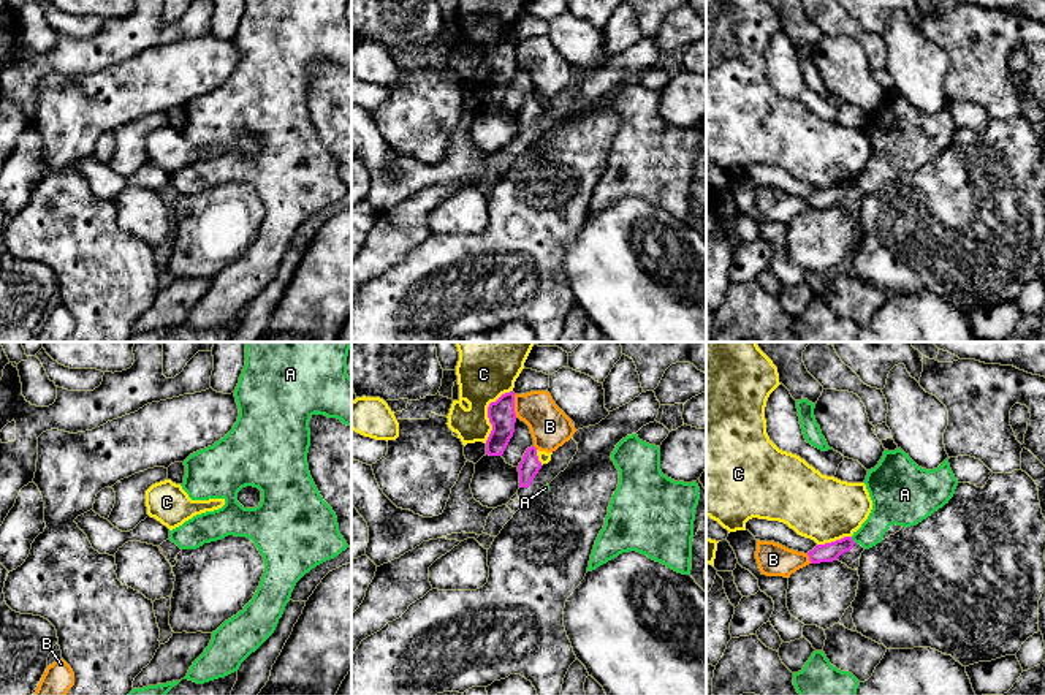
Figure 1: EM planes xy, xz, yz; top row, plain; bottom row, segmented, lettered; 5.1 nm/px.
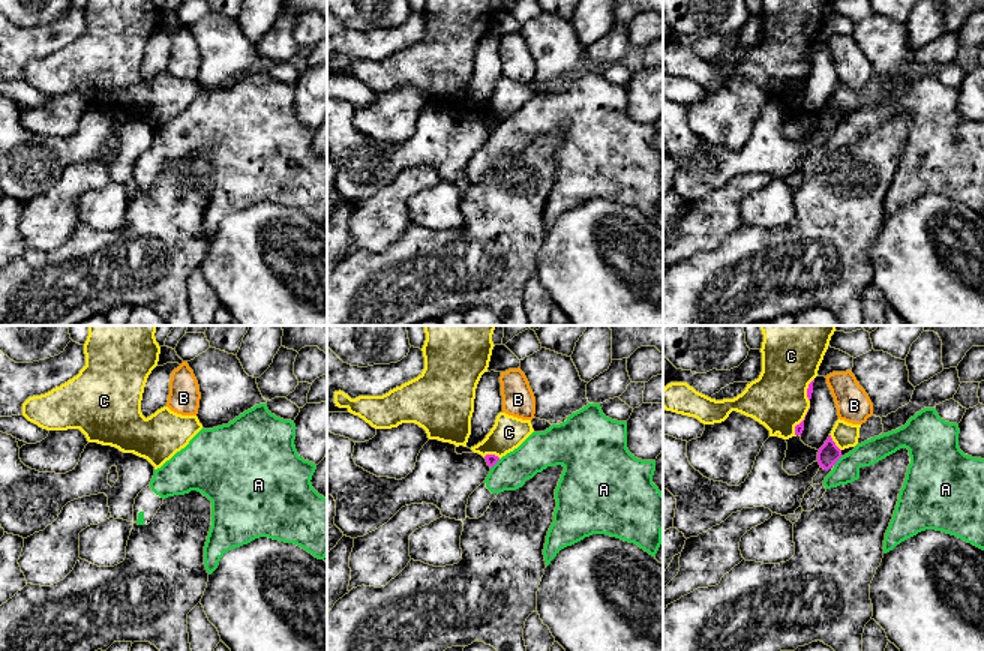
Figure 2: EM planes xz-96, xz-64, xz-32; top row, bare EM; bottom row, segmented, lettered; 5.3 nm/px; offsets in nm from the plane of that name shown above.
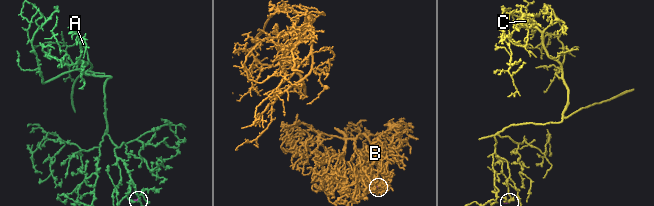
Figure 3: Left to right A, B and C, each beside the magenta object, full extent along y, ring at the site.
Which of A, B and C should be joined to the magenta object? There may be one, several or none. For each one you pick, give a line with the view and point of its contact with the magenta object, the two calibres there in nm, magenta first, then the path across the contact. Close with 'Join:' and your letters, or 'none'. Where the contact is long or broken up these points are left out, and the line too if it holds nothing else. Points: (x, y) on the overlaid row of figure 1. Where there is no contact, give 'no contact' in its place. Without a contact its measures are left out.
Join: none

